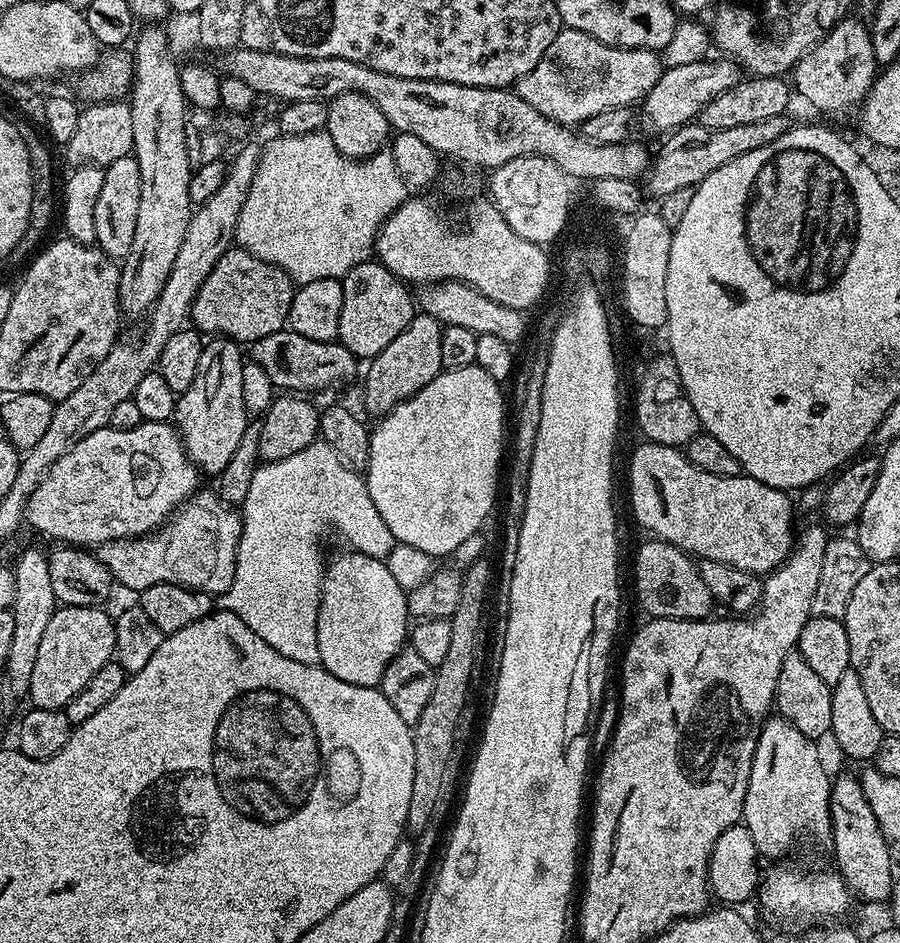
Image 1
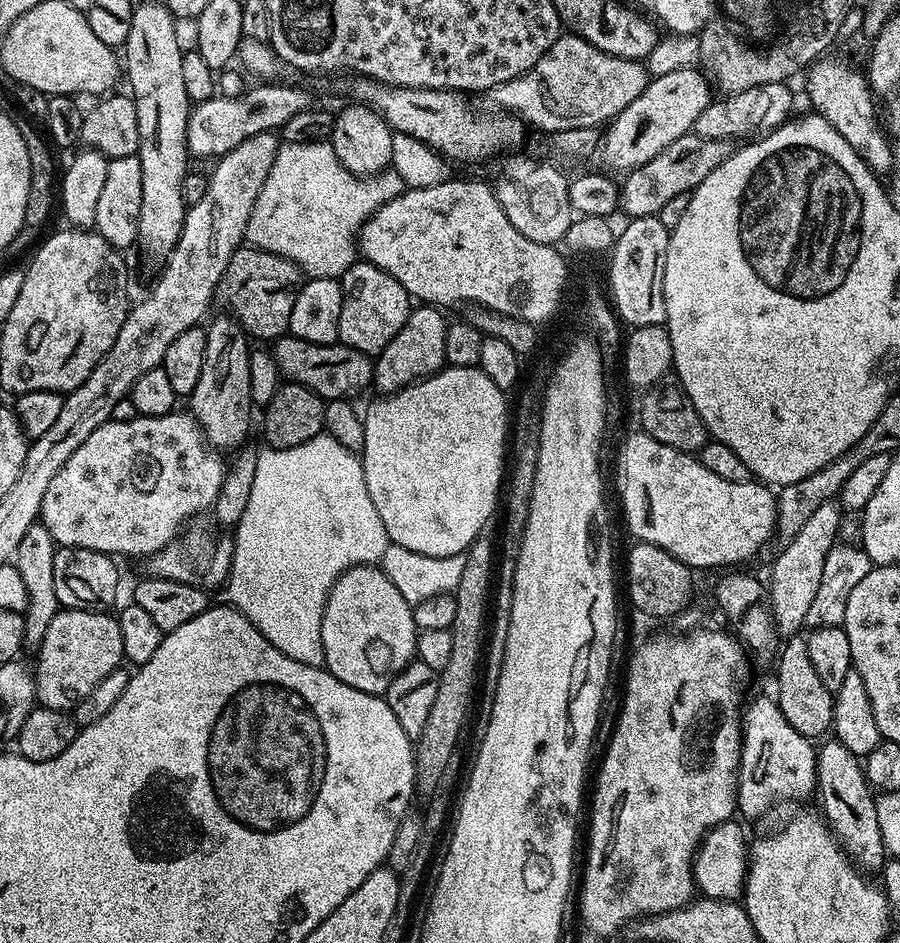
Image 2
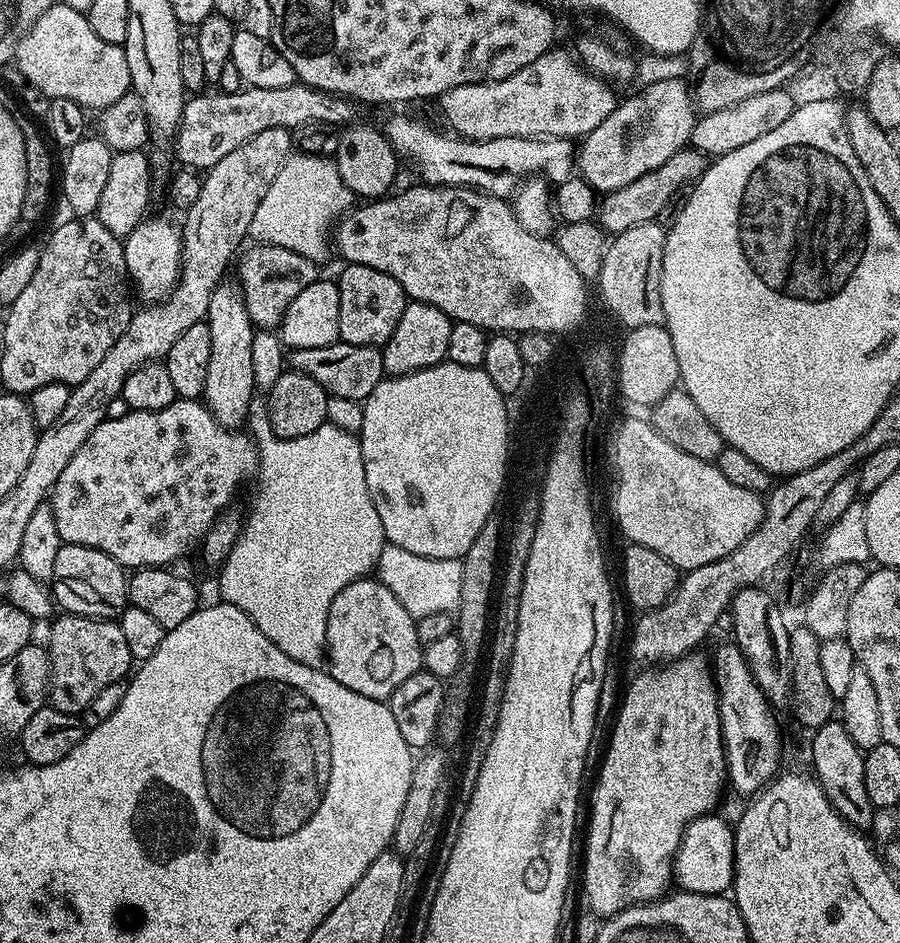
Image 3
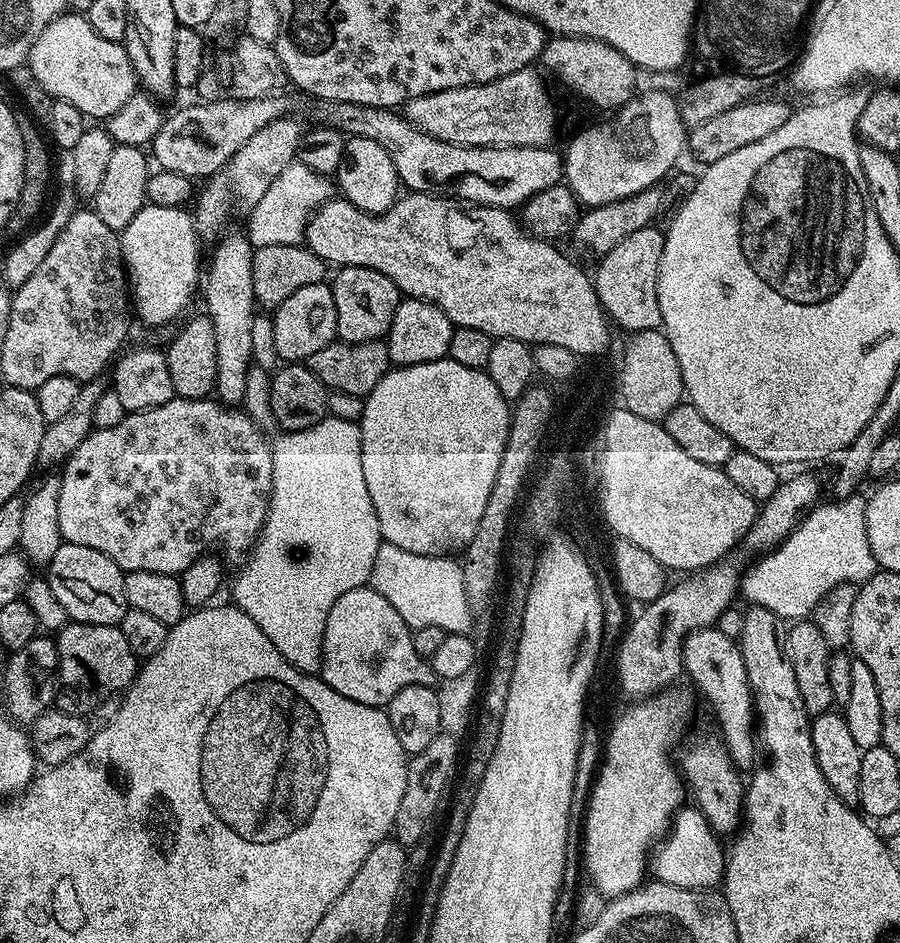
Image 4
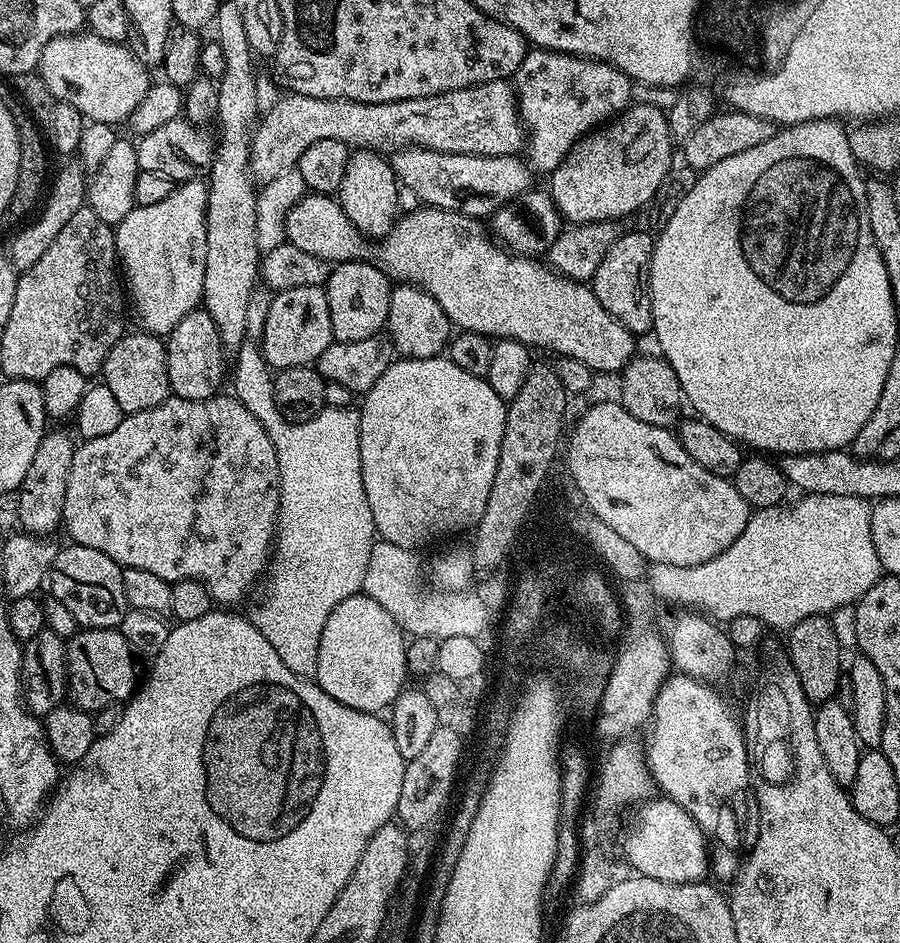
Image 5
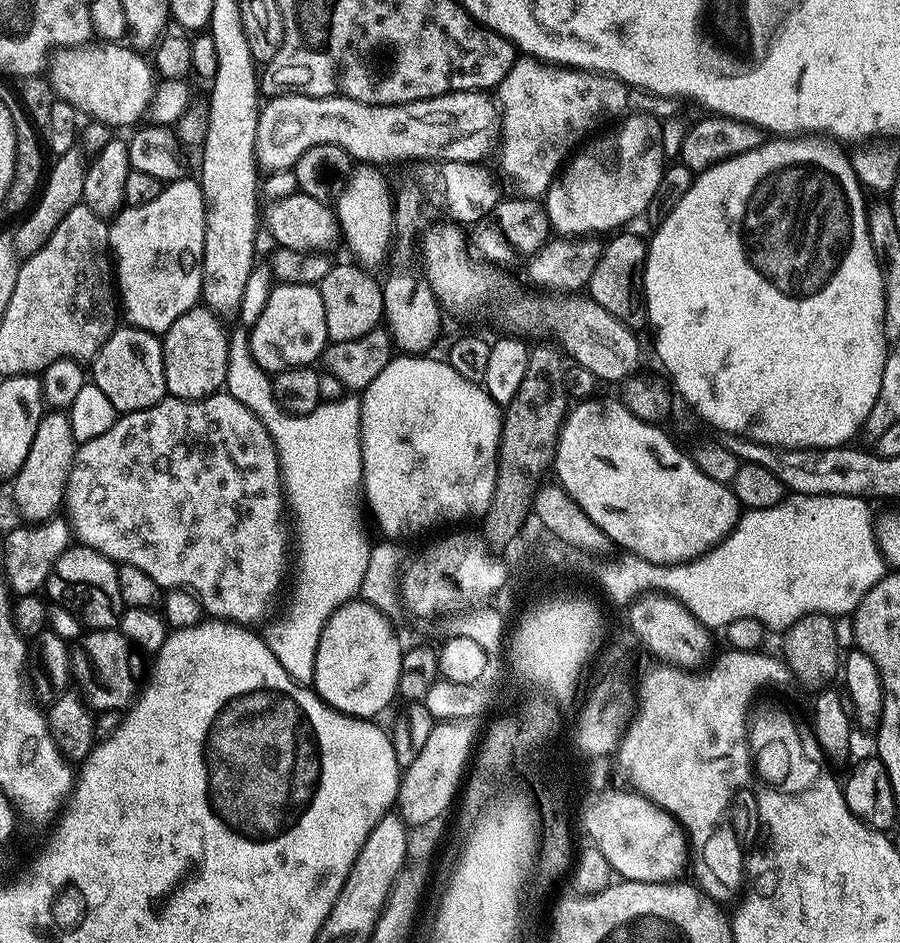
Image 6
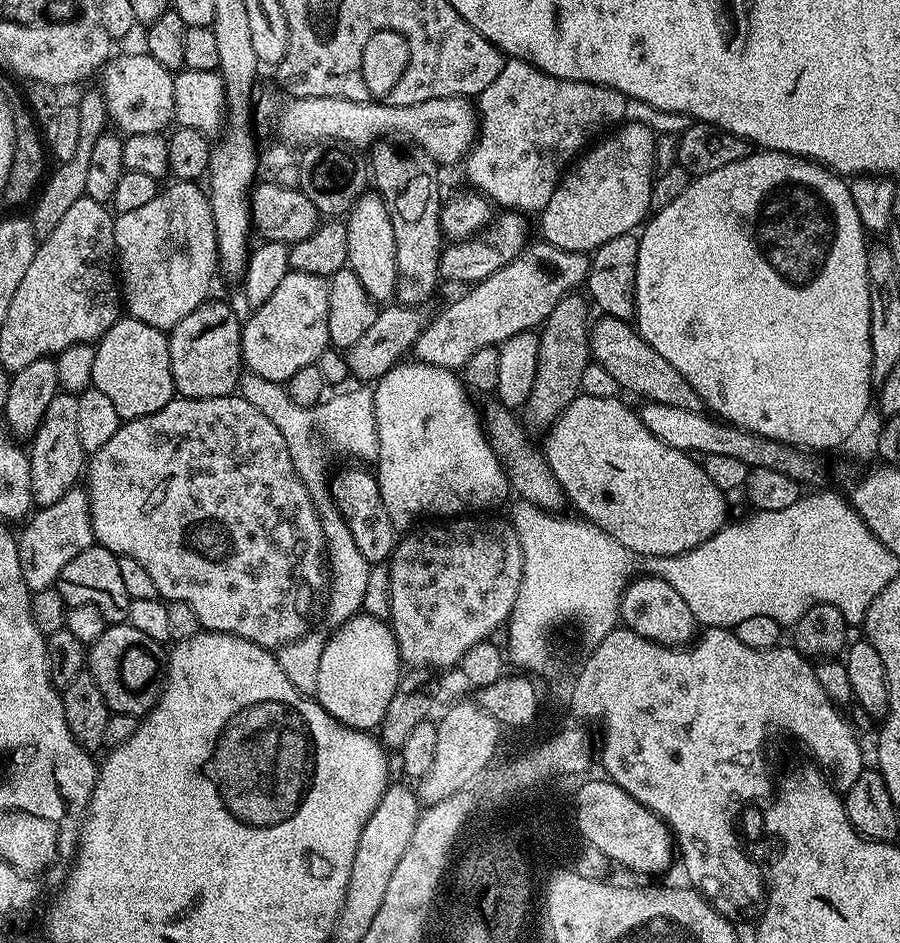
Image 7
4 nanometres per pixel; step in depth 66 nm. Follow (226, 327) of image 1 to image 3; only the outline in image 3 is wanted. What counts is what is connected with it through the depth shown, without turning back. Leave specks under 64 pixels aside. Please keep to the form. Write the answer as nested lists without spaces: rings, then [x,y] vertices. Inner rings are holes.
[[[253,243],[251,247],[248,253],[245,251],[239,257],[238,283],[244,295],[246,310],[257,329],[276,330],[279,329],[290,302],[294,302],[294,298],[298,298],[306,286],[321,279],[322,272],[316,269],[319,268],[317,261],[302,258],[302,254],[294,254],[294,250],[286,250],[286,246]]]

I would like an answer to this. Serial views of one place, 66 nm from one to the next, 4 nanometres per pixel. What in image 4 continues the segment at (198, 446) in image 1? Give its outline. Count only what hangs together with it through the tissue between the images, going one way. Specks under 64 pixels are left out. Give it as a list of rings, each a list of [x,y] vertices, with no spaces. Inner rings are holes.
[[[225,231],[215,241],[212,261],[207,261],[206,275],[202,280],[204,288],[203,311],[214,326],[214,346],[218,346],[218,370],[216,371],[215,395],[220,403],[240,406],[246,394],[248,371],[254,366],[252,358],[252,332],[254,318],[258,315],[258,305],[254,294],[254,274],[252,273],[253,247],[243,231]]]

